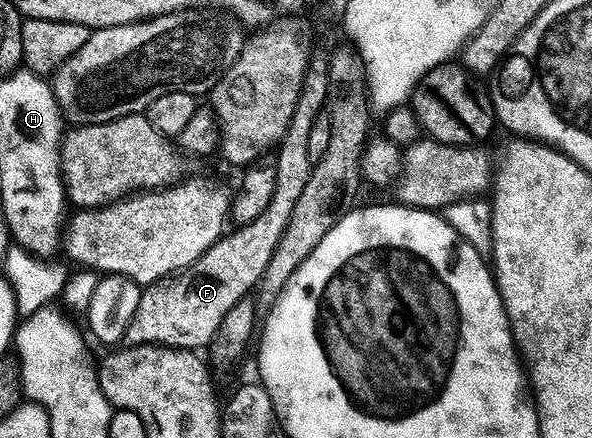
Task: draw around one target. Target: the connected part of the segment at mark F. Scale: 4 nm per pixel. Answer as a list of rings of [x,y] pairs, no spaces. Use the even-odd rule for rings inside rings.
[[[318,56],[311,61],[292,124],[276,152],[276,190],[267,211],[255,222],[235,229],[235,234],[227,233],[187,270],[145,287],[139,308],[127,328],[124,339],[127,347],[171,346],[177,350],[205,351],[205,346],[212,345],[221,330],[223,333],[232,308],[249,299],[253,290],[259,289],[264,272],[268,272],[268,264],[272,264],[272,256],[292,220],[292,212],[296,212],[296,204],[300,204],[300,196],[304,196],[304,188],[308,188],[308,180],[315,168],[308,144],[311,143],[313,125],[323,117],[329,100],[330,64],[325,57]]]

